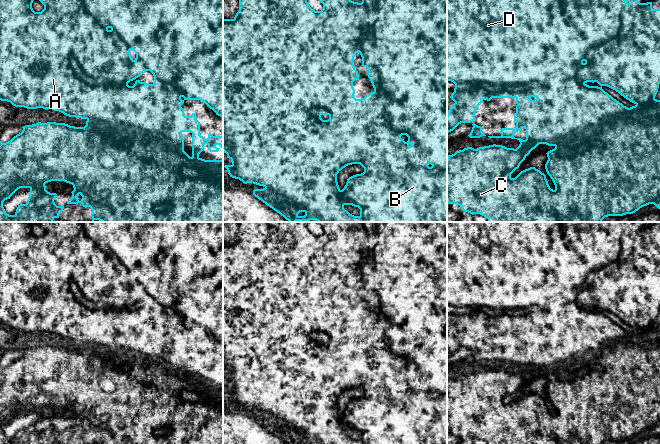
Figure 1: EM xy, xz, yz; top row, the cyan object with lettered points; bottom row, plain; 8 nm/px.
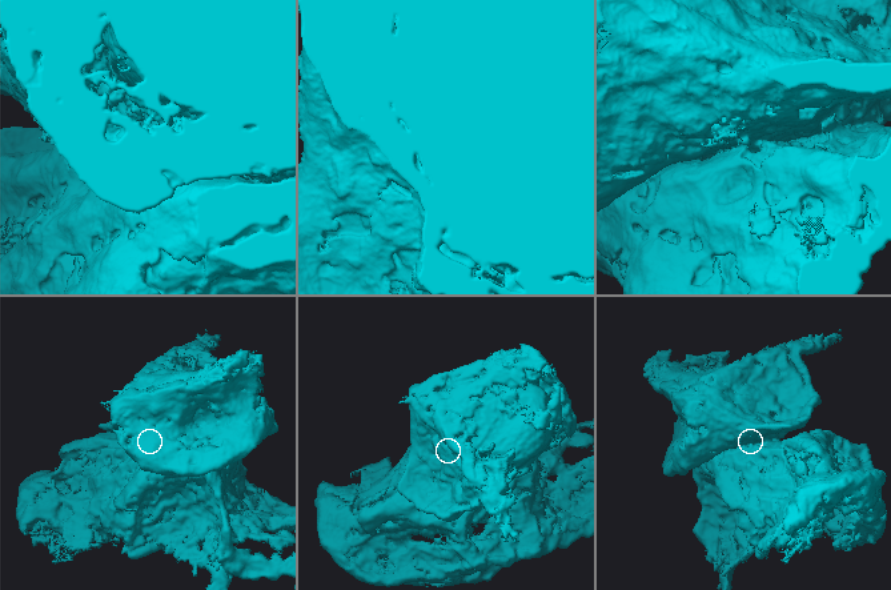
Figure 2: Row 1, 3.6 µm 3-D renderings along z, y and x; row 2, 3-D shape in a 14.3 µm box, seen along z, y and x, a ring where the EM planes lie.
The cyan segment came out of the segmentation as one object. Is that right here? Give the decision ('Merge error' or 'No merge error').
Merge error

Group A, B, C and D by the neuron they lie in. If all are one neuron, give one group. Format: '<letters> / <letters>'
A B D / C

